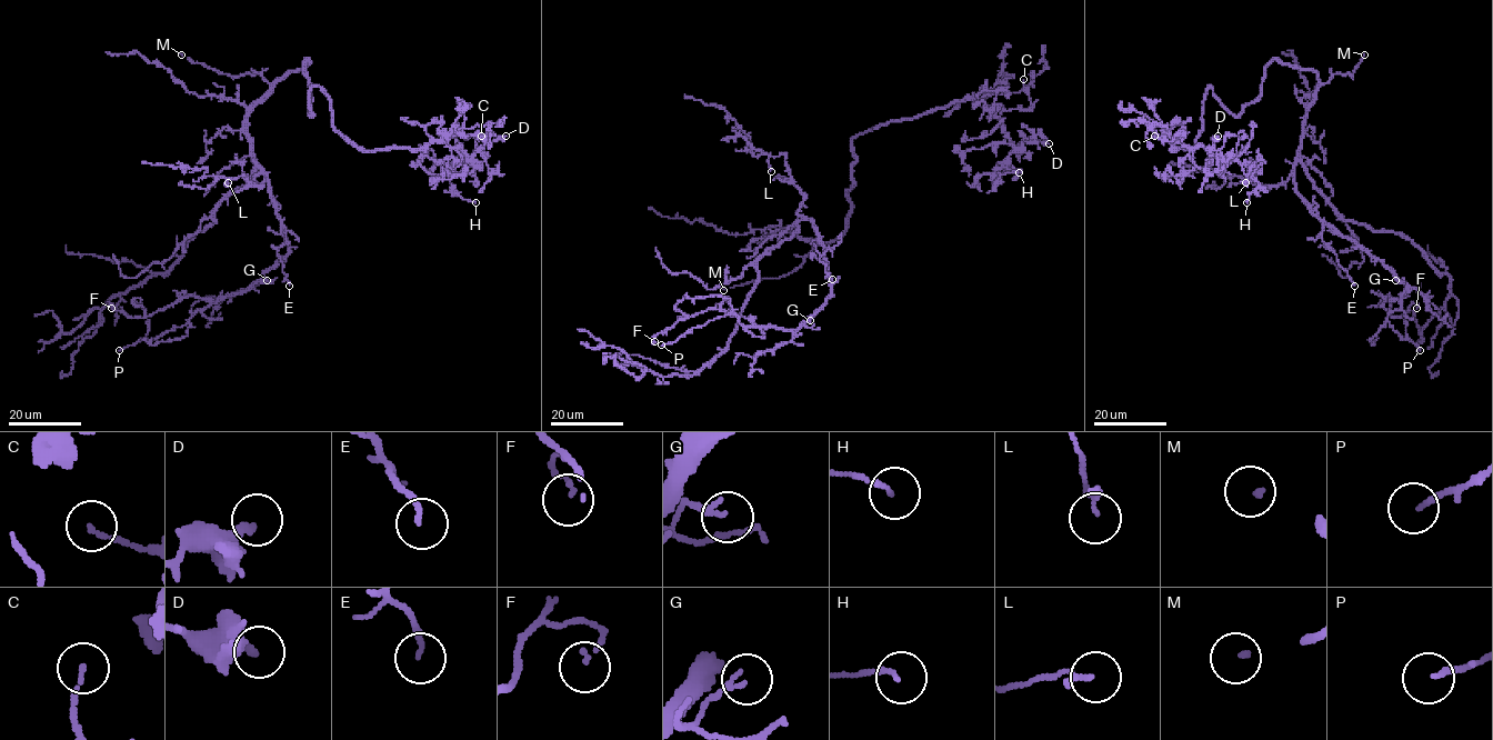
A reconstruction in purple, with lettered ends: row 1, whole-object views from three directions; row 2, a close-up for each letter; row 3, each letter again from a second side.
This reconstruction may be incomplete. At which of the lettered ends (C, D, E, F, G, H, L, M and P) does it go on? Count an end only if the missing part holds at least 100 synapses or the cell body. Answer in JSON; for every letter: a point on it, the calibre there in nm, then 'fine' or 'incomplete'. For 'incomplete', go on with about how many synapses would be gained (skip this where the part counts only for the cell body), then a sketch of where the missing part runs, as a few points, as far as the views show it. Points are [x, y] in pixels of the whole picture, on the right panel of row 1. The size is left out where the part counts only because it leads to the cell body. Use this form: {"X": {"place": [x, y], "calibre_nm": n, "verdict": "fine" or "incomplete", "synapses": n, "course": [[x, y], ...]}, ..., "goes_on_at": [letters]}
{"C": {"place": [1154, 136], "calibre_nm": 130, "verdict": "fine"}, "D": {"place": [1218, 136], "calibre_nm": 240, "verdict": "fine"}, "E": {"place": [1354, 286], "calibre_nm": 150, "verdict": "fine"}, "F": {"place": [1416, 308], "calibre_nm": 110, "verdict": "fine"}, "G": {"place": [1395, 280], "calibre_nm": 150, "verdict": "fine"}, "H": {"place": [1246, 202], "calibre_nm": 130, "verdict": "fine"}, "L": {"place": [1245, 182], "calibre_nm": 130, "verdict": "fine"}, "M": {"place": [1364, 54], "calibre_nm": 110, "verdict": "incomplete"}, "P": {"place": [1420, 350], "calibre_nm": 150, "verdict": "fine"}, "goes_on_at": ["M"]}

